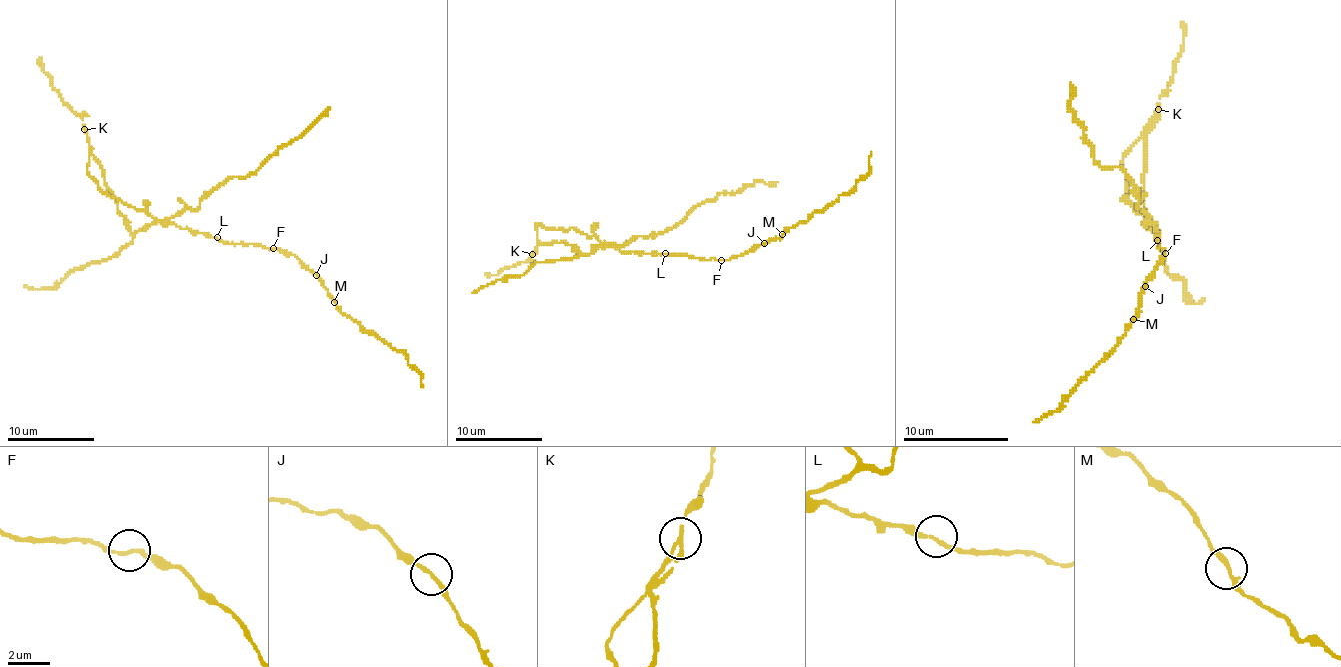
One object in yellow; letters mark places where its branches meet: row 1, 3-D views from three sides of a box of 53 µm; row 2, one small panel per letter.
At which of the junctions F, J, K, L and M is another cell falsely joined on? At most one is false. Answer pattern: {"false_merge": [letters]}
{"false_merge": ["K"]}

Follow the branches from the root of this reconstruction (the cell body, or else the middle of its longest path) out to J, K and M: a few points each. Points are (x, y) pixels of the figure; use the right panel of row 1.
J: (1157, 243), (1165, 253), (1144, 285)
K: (1157, 243), (1154, 224), (1125, 198), (1128, 180), (1123, 167), (1123, 153), (1144, 132), (1144, 127), (1157, 109)
M: (1157, 243), (1165, 253), (1154, 274), (1141, 290), (1139, 314), (1133, 319)

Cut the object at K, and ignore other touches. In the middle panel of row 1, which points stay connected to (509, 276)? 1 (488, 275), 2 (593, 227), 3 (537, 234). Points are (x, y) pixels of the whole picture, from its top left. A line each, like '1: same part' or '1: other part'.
1: other part
2: other part
3: other part

